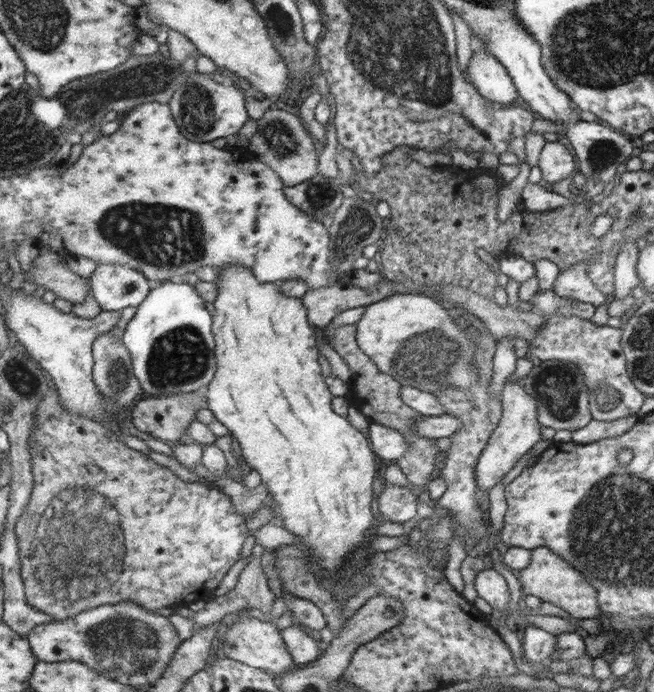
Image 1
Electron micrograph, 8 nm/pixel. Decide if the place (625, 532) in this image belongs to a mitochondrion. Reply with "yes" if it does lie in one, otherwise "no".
yes

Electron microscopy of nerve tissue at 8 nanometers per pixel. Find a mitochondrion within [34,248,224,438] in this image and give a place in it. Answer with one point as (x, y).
(179, 357)

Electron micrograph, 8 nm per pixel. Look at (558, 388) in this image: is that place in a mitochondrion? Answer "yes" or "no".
yes

